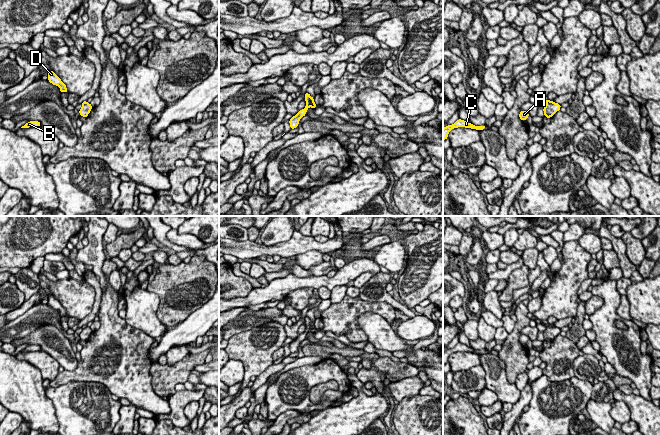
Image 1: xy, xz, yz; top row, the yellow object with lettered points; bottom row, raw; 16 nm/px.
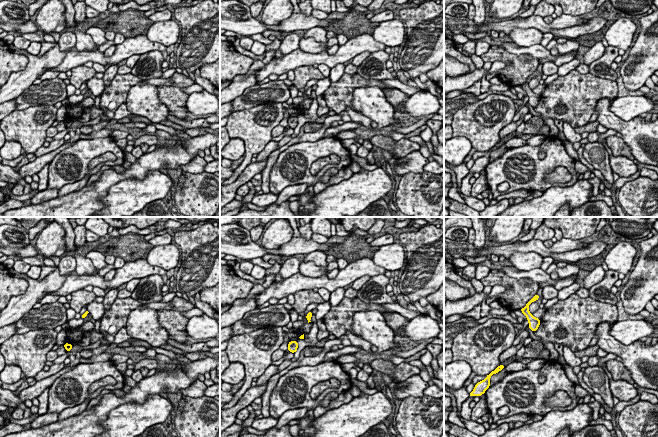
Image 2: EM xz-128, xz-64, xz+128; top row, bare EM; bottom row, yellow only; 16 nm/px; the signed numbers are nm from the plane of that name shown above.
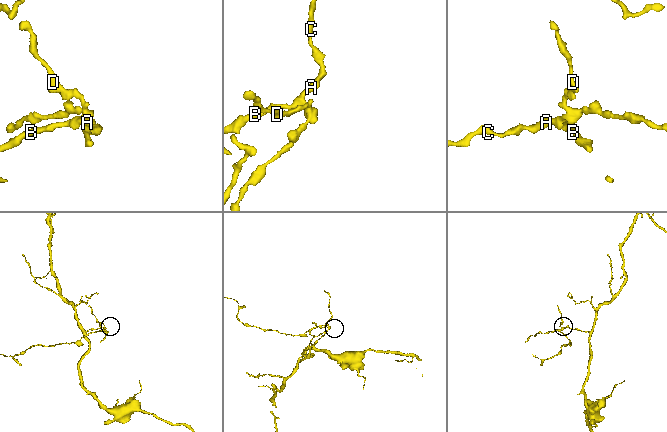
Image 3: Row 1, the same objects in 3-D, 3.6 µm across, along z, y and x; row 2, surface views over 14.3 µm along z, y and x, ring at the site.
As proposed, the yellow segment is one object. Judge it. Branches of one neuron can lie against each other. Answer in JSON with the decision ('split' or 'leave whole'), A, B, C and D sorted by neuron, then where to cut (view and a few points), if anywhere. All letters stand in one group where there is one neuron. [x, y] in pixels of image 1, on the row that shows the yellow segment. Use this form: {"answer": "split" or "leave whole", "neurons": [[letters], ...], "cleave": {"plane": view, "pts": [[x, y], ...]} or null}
{"answer": "split", "neurons": [["A", "B", "C"], ["D"]], "cleave": {"plane": "xz", "pts": [[310, 96], [310, 104], [308, 106]]}}

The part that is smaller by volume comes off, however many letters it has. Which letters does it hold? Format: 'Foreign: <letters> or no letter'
Foreign: A, B, C

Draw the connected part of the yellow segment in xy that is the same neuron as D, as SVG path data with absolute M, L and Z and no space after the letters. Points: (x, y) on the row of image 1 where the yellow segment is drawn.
M50 70L48 73L48 81L53 85L56 85L60 88L61 93L67 92L66 85L61 81L61 79L52 71Z

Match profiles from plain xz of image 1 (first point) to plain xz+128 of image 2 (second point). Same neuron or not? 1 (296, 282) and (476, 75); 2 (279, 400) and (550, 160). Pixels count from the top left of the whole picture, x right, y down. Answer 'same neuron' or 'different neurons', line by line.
1: same neuron
2: same neuron

